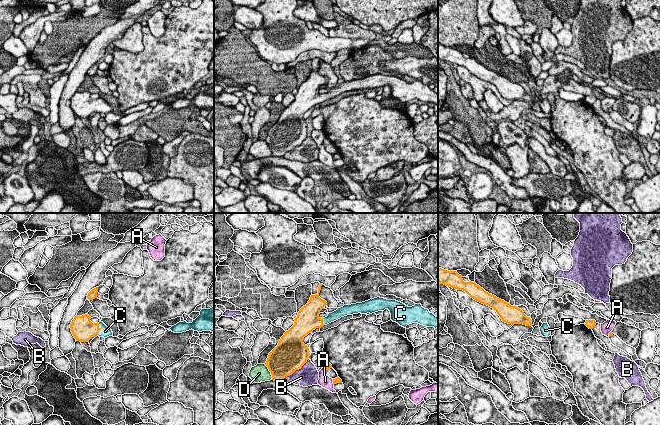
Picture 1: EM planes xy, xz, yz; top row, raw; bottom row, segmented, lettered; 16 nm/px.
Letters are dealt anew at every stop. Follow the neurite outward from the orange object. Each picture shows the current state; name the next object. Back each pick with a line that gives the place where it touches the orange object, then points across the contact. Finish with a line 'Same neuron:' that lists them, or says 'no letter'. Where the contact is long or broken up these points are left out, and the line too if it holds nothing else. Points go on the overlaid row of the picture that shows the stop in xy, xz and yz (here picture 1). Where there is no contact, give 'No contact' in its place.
C: Touches orange at xy (99, 329). Path across: xy (84, 329), (99, 329), (105, 331)
Same neuron: C

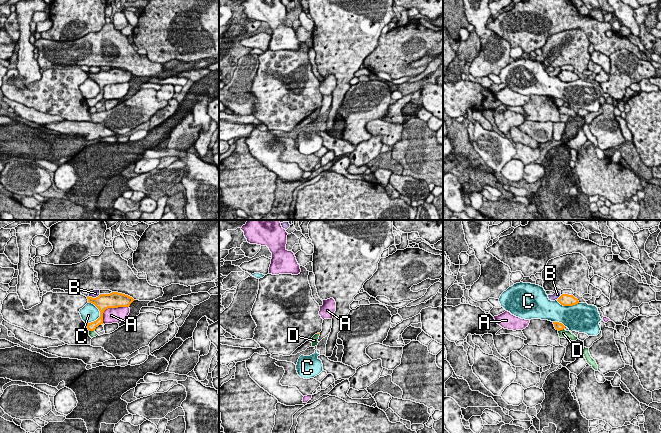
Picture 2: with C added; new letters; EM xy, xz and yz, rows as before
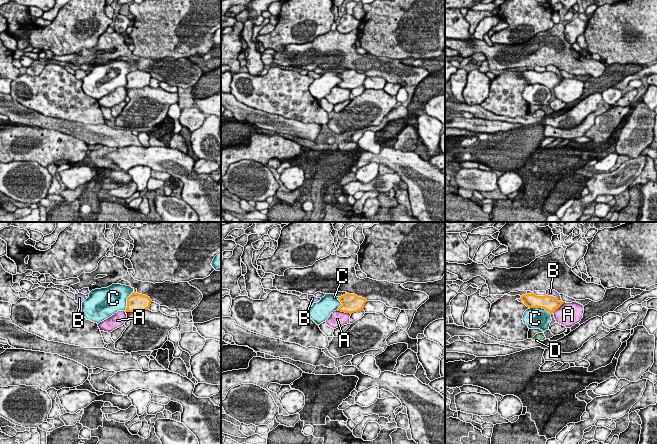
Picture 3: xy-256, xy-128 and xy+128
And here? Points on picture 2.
Same neuron: no letter

